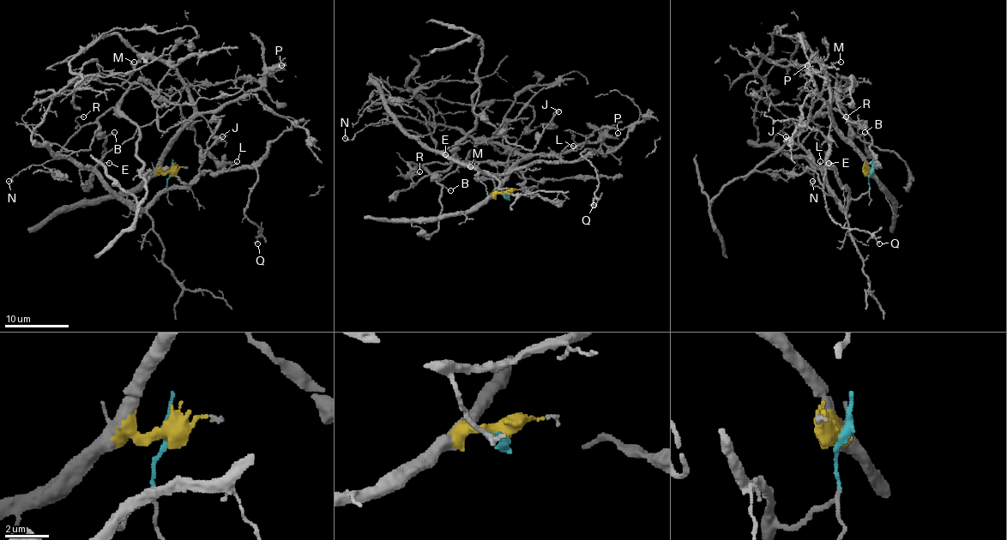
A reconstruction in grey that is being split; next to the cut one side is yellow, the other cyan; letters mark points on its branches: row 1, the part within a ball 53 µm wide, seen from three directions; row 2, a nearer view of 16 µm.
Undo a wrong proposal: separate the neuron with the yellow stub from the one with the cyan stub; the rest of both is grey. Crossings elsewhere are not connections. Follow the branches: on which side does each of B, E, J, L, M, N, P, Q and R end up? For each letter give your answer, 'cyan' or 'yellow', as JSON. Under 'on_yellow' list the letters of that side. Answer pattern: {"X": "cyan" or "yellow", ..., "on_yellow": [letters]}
{"B": "yellow", "E": "cyan", "J": "yellow", "L": "cyan", "M": "yellow", "N": "cyan", "P": "yellow", "Q": "cyan", "R": "yellow", "on_yellow": ["B", "J", "M", "P", "R"]}

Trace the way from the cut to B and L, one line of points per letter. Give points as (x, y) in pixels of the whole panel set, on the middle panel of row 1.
B: (507, 195), (497, 188), (530, 157), (496, 142), (477, 142), (465, 161), (452, 157), (435, 174), (451, 190)
L: (507, 195), (496, 188), (492, 179), (496, 174), (543, 161), (557, 161), (560, 152), (573, 146)

